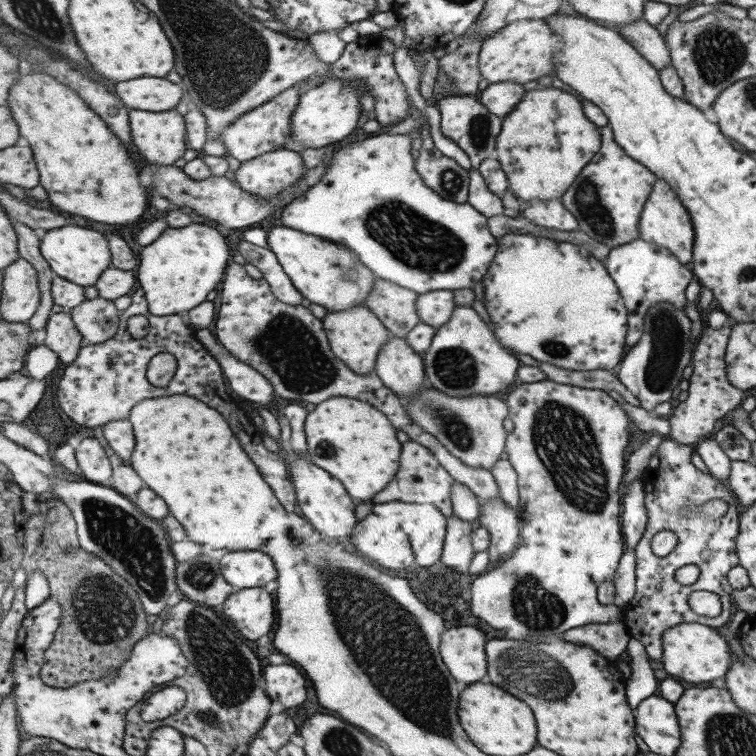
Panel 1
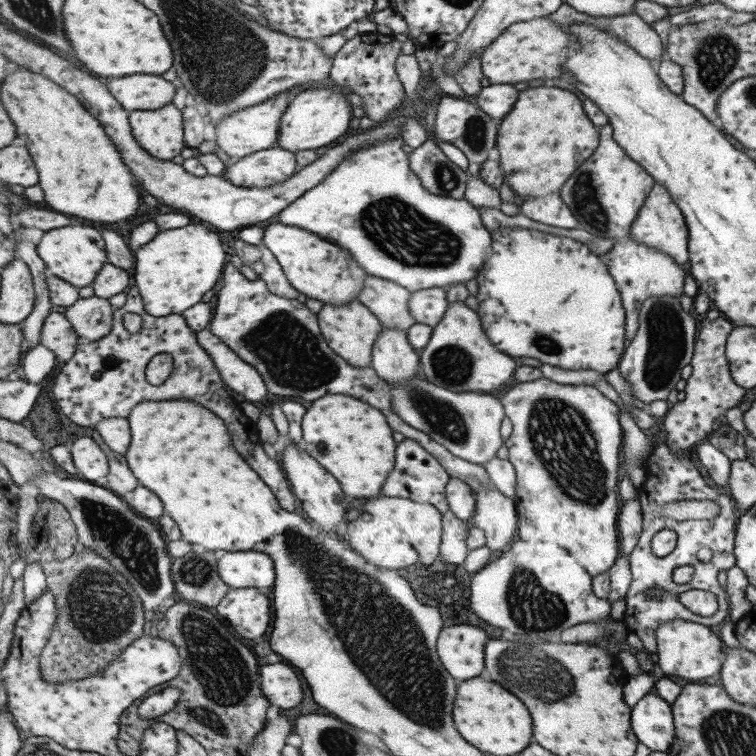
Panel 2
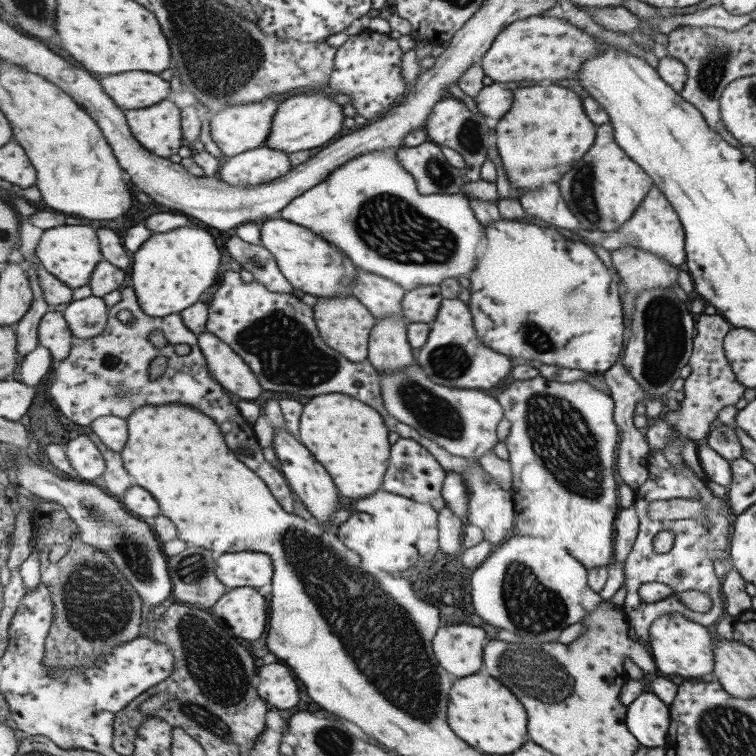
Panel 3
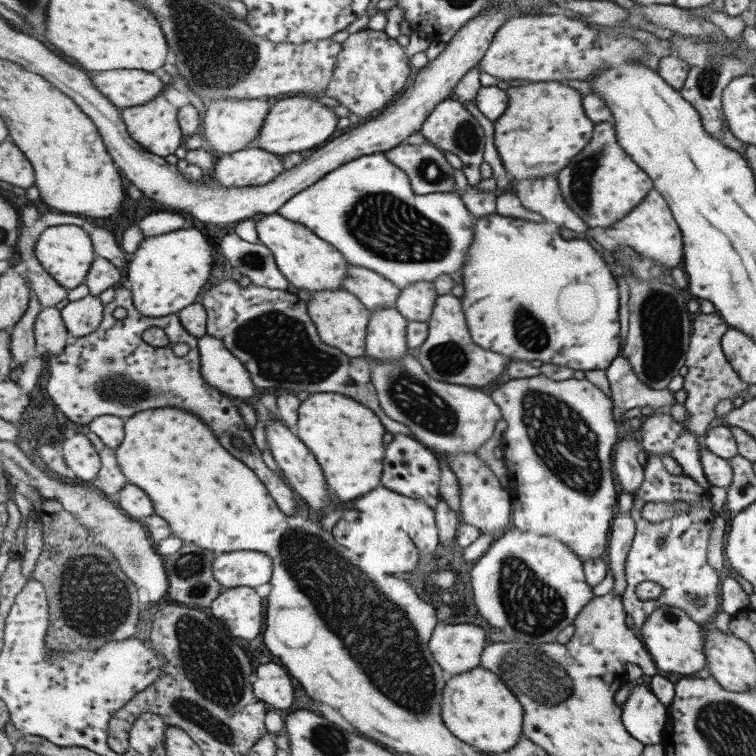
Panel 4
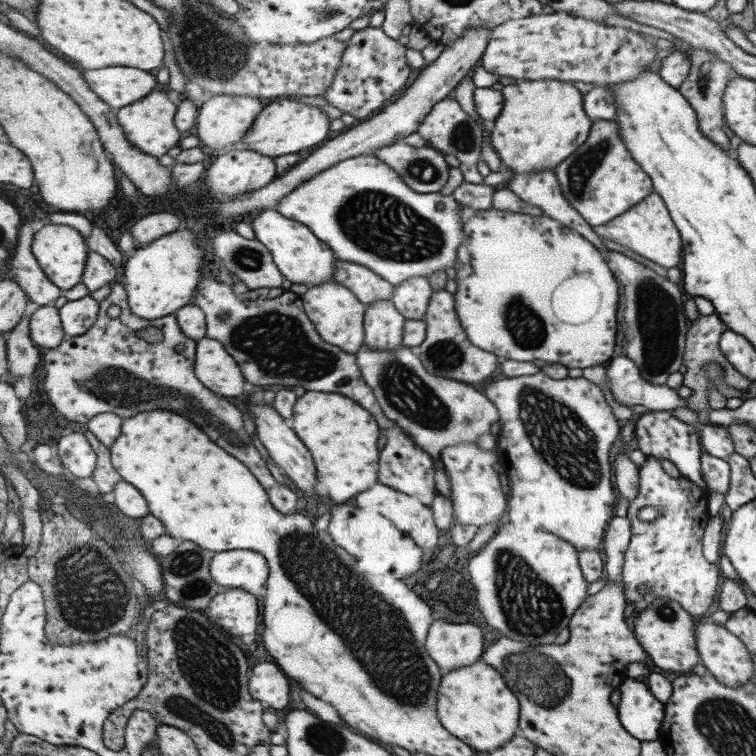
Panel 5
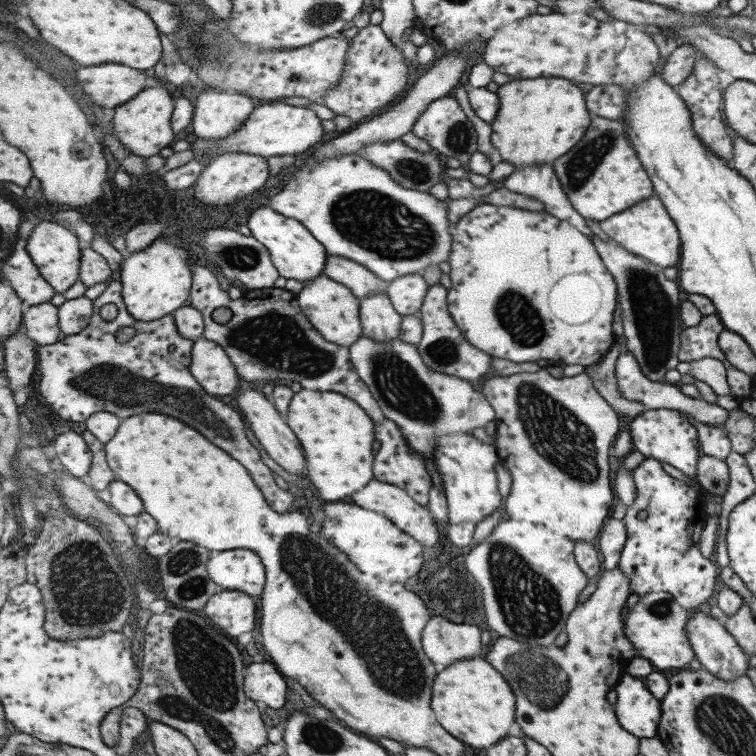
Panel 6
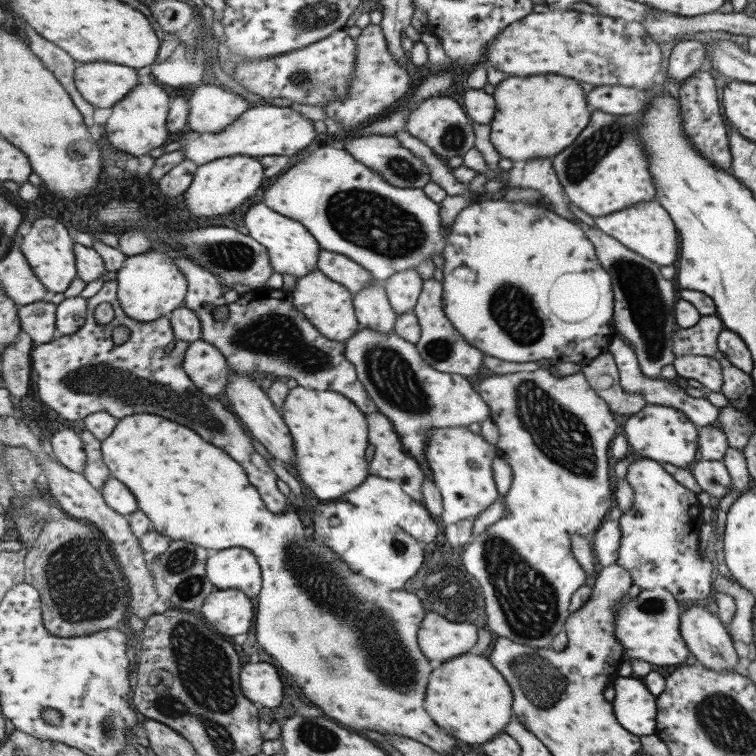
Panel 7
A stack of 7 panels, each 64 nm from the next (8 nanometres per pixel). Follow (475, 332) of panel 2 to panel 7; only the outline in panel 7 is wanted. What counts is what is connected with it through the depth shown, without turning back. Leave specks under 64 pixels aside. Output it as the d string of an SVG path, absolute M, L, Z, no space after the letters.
M424 279L424 285L414 313L422 326L422 337L417 344L418 351L433 368L441 372L467 376L475 376L483 368L484 352L475 348L447 318L443 308L443 283L435 279Z

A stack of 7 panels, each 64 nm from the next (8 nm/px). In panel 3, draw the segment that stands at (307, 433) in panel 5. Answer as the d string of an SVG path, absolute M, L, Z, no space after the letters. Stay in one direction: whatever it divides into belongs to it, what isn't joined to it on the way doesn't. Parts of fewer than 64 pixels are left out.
M325 394L313 398L301 418L301 438L331 472L341 496L362 499L382 488L390 467L391 442L383 416L353 396Z

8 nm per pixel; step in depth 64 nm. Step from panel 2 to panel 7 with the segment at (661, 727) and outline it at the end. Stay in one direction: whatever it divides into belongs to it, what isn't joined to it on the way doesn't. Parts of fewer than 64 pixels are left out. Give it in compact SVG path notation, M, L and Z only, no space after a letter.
M637 676L617 677L615 712L619 722L637 736L651 736L658 731L658 698Z

